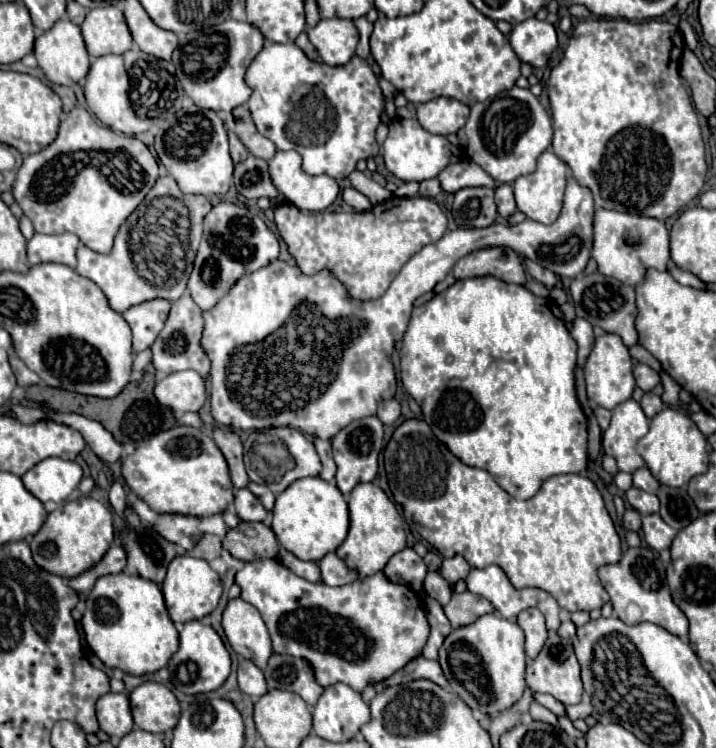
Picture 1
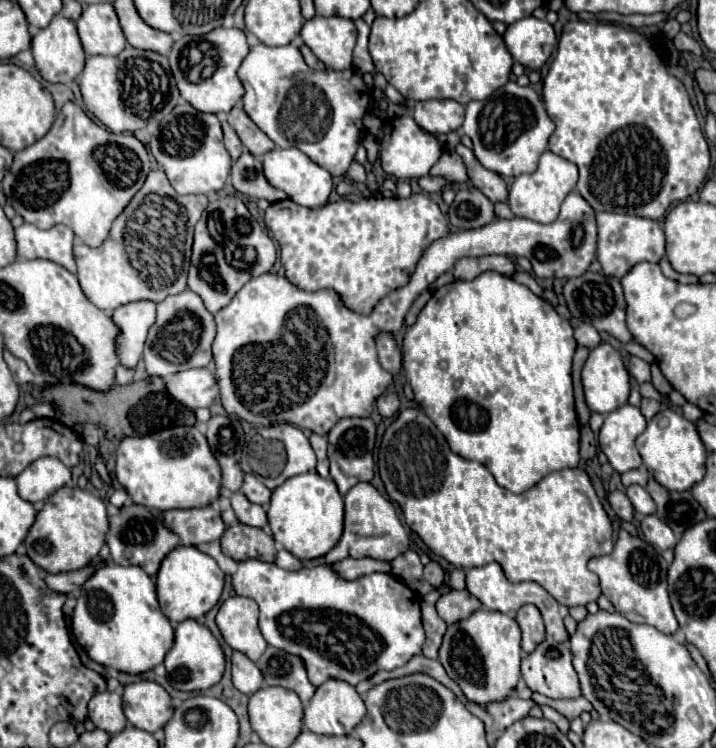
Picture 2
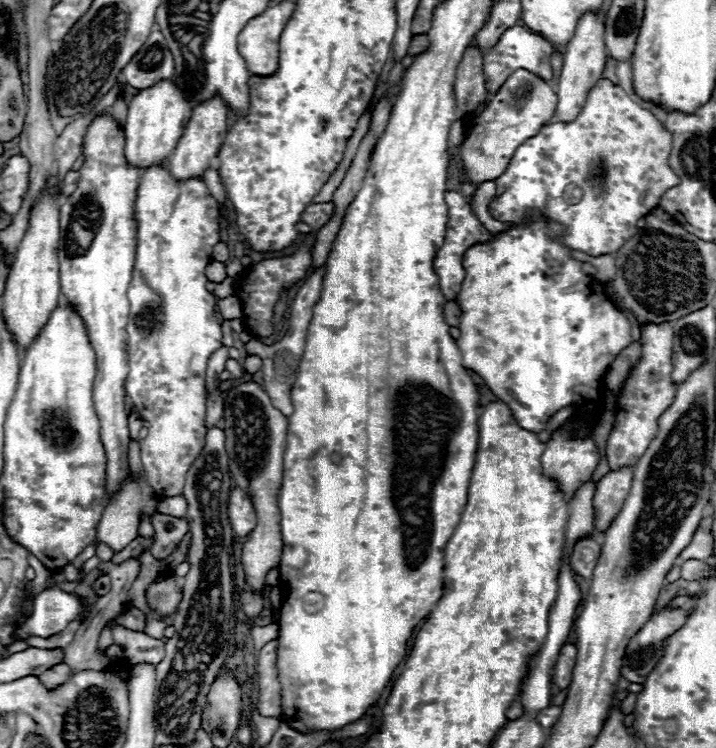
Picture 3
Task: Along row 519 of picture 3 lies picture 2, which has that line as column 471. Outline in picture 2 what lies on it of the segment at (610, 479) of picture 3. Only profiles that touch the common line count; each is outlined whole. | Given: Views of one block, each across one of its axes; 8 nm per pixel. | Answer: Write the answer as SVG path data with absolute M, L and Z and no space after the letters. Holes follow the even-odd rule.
M450 590L448 594L440 596L440 600L436 602L436 610L446 624L460 622L480 608L482 602L474 598L468 590Z

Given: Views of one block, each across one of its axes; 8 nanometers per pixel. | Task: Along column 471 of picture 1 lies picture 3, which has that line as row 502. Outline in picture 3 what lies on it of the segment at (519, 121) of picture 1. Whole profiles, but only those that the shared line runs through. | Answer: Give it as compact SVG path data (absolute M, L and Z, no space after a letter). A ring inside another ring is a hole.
M128 480L118 496L106 504L96 540L108 544L116 552L126 548L126 544L138 536L138 514L152 514L158 502L160 498L154 496L146 480L140 484Z

